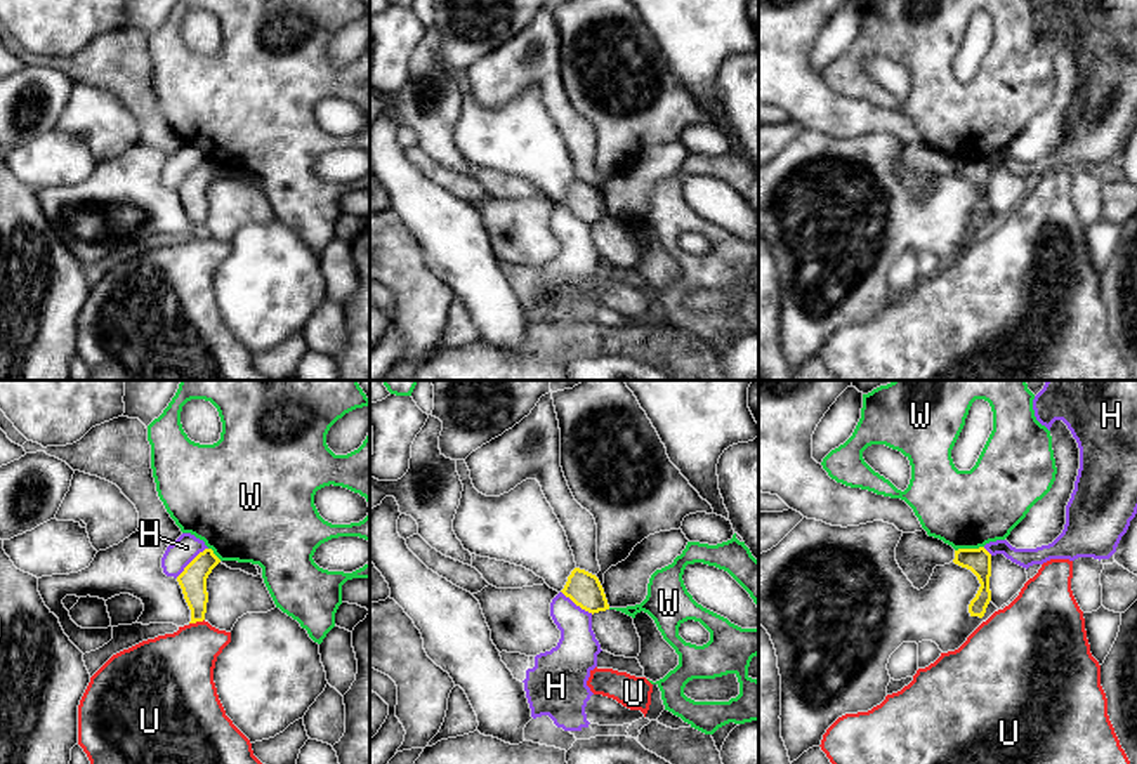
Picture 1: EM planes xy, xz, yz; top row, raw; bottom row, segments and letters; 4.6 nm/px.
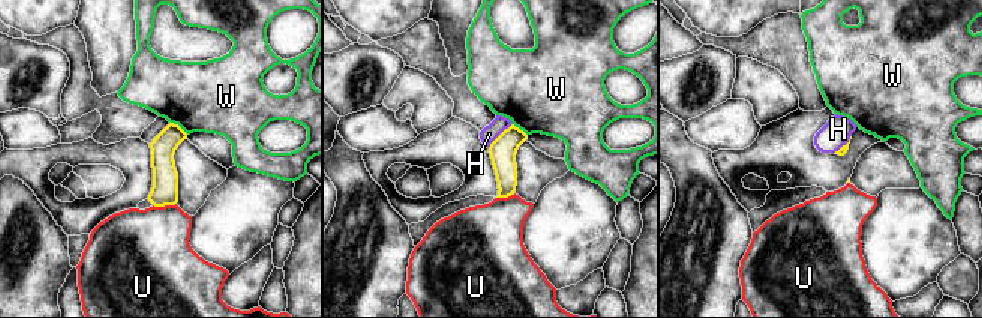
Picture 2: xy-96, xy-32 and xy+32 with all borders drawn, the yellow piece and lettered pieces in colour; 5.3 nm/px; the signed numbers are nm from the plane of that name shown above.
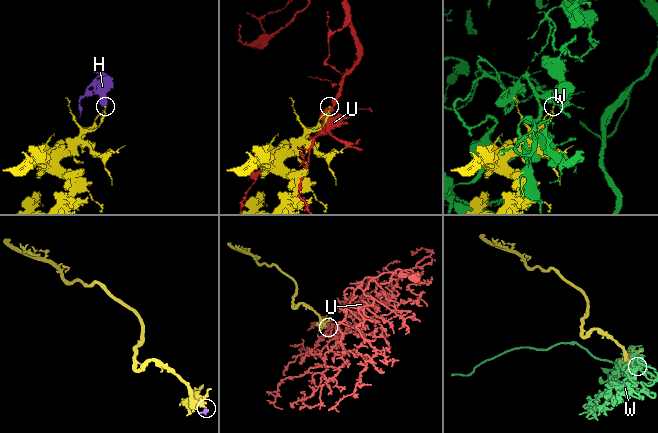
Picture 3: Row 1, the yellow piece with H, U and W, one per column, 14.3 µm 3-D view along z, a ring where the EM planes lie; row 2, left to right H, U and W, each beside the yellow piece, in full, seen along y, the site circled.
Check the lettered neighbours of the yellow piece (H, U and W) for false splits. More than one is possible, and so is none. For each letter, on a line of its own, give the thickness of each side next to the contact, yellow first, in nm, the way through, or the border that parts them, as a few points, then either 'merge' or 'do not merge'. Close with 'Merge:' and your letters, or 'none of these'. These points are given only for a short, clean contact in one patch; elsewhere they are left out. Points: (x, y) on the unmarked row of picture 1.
H: calibres 130 and 120 nm; border xy (207, 158), (176, 188); do not merge
U: calibres 130 and 340 nm; do not merge
W: calibres 110 and 360 nm; do not merge
Merge: none of these

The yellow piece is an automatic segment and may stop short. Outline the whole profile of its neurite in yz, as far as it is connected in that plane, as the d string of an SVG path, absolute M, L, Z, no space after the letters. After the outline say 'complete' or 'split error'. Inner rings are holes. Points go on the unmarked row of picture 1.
M958 160L955 161L955 175L970 181L981 198L976 205L976 208L969 215L970 227L983 229L986 224L986 219L991 212L991 201L989 201L989 188L991 188L991 165L984 160Z; complete

